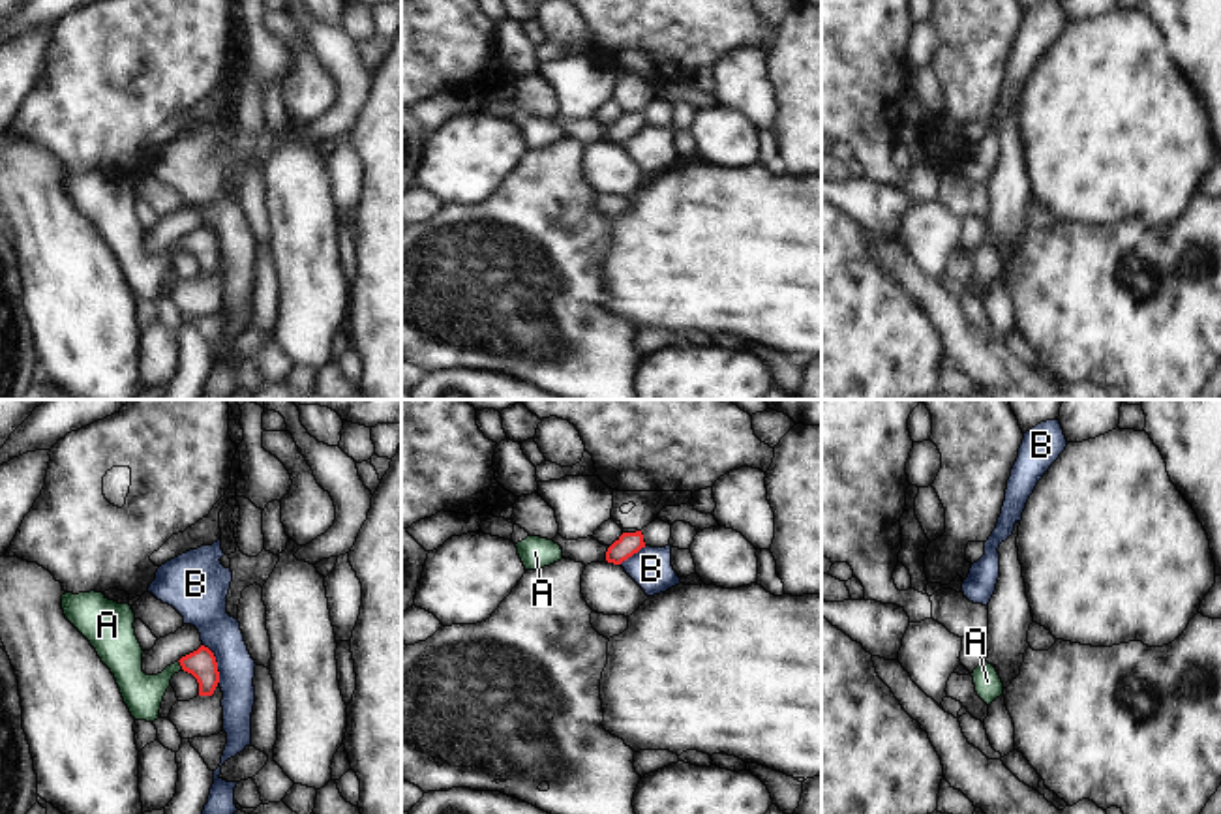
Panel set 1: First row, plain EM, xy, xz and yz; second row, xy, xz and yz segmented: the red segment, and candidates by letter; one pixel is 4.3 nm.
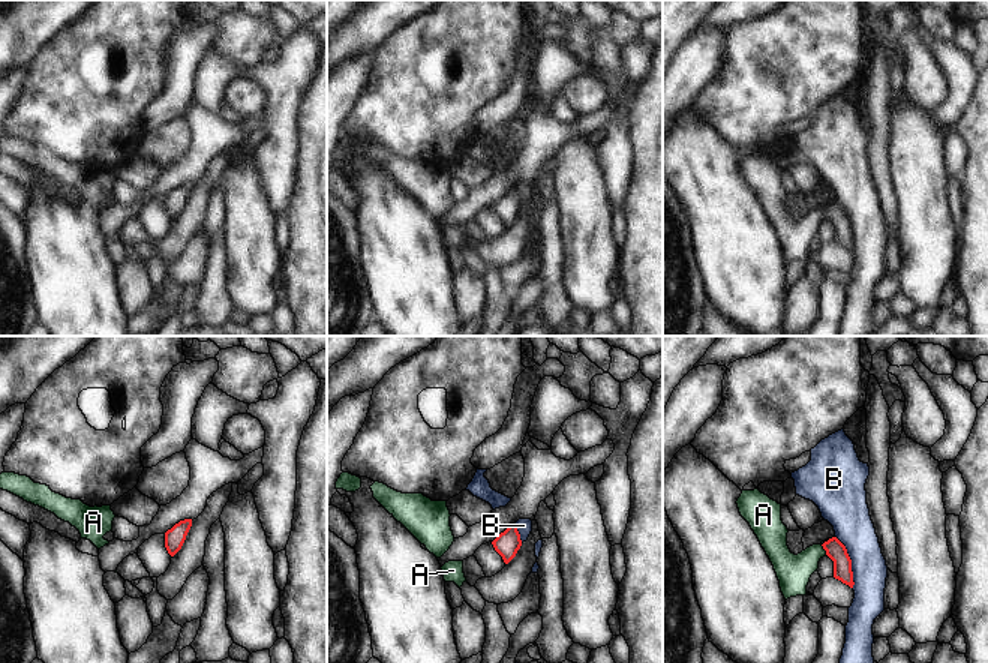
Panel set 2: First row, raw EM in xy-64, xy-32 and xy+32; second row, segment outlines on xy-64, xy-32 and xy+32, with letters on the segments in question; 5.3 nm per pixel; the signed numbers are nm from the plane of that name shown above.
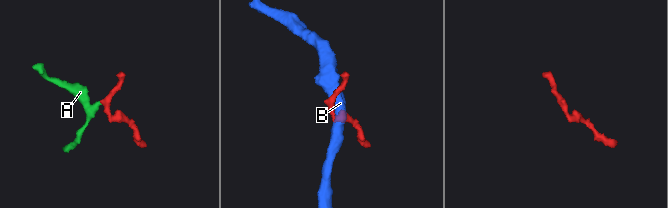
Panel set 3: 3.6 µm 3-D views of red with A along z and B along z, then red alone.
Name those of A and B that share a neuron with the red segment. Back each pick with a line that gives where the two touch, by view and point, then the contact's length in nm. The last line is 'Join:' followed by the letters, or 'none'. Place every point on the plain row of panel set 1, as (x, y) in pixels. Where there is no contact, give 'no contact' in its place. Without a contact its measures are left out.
A: xy (180, 244) | 50 nm
Join: A

